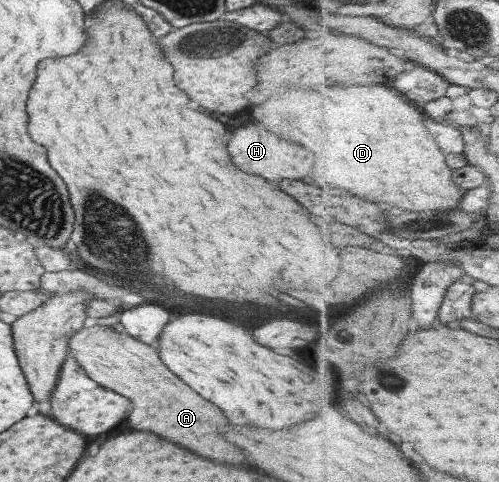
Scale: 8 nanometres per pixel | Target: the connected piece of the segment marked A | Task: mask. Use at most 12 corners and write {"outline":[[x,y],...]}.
{"outline":[[109,326],[70,335],[92,380],[132,400],[128,422],[240,462],[222,412],[152,344]]}

